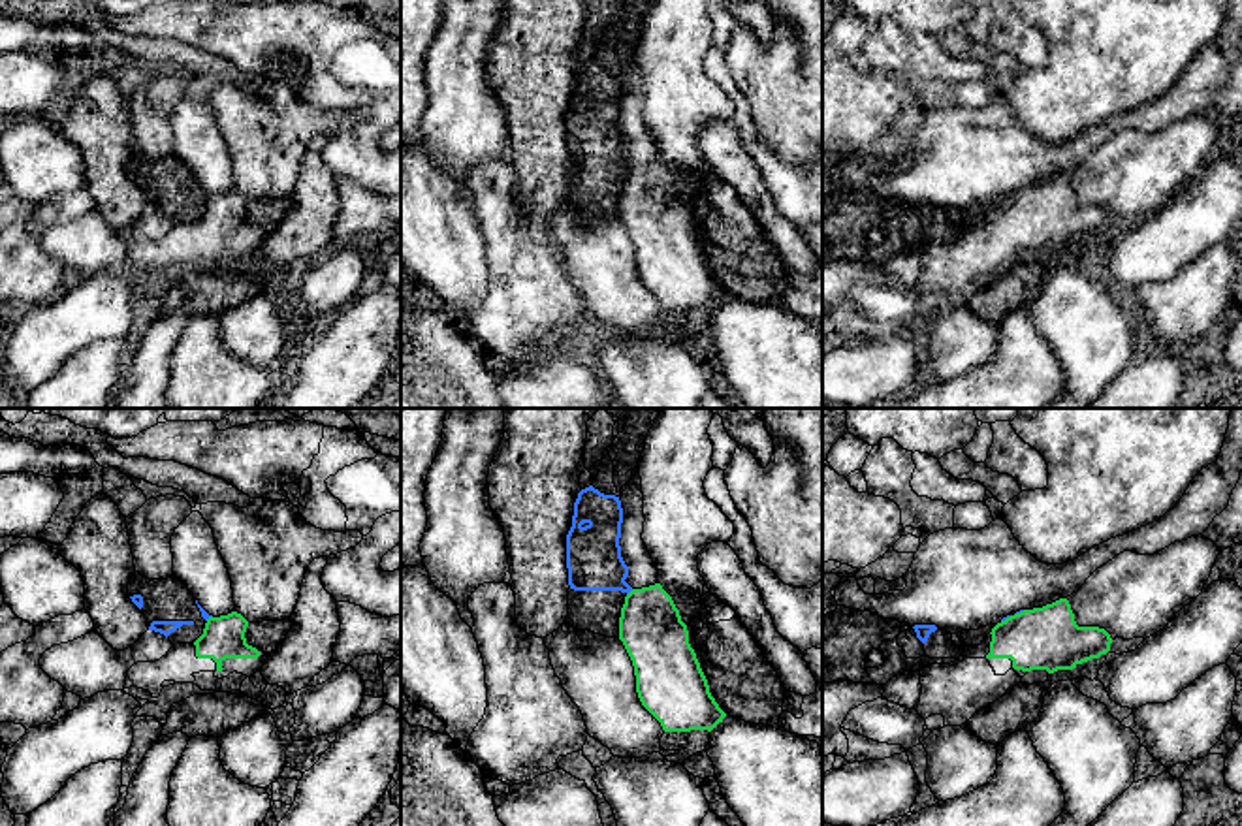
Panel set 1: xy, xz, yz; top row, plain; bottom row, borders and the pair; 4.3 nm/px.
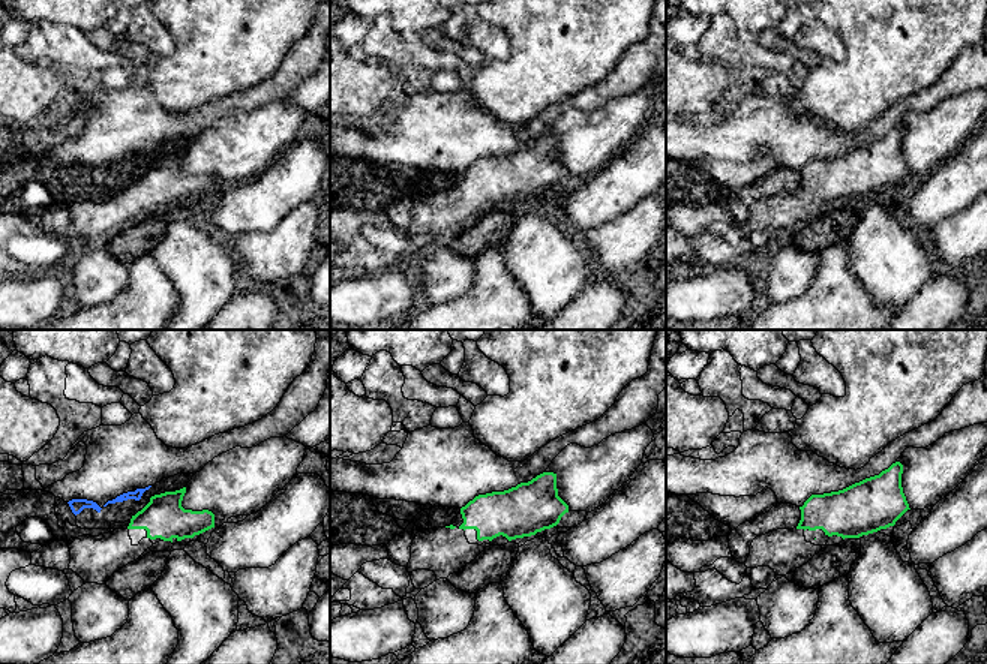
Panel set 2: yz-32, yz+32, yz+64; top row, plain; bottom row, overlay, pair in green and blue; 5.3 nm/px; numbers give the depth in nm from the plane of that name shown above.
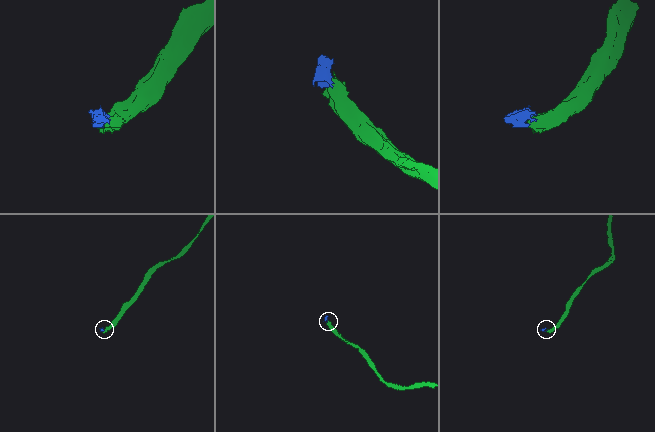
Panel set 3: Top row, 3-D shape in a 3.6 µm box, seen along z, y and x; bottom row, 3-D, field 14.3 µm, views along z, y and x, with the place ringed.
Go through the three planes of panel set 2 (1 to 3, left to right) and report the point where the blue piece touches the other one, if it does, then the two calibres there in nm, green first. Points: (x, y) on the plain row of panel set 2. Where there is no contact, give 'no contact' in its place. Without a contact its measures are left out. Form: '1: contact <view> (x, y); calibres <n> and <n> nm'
1: no contact
2: no contact
3: no contact

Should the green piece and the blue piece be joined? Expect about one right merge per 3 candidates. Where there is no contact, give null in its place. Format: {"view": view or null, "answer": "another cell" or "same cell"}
{"view": "xz", "answer": "another cell"}

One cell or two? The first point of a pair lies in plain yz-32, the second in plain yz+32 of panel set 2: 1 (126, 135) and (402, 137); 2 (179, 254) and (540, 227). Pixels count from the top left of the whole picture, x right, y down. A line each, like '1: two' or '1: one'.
1: one
2: one

